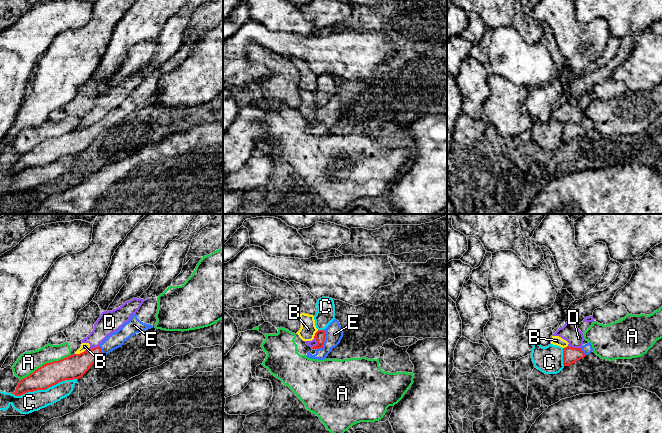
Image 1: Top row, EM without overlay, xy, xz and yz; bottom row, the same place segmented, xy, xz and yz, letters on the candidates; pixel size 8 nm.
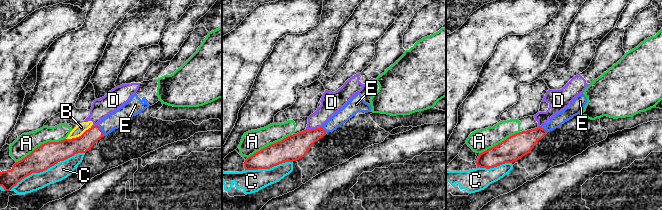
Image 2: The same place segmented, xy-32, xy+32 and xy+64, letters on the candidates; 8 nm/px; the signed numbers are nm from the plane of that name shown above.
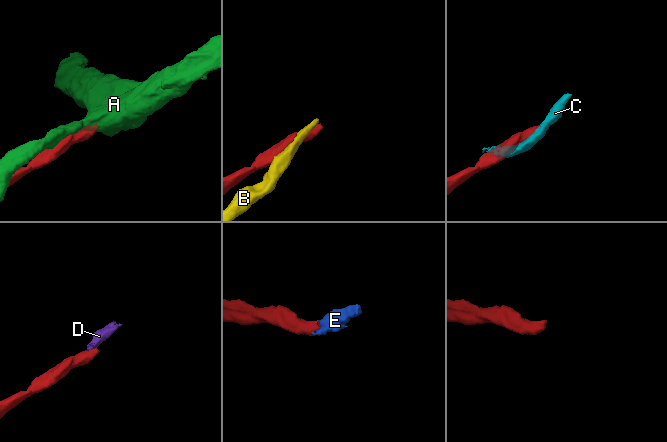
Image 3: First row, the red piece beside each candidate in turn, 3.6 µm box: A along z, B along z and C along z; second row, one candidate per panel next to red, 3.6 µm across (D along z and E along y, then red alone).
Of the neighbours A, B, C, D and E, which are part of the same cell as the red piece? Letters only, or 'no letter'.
E

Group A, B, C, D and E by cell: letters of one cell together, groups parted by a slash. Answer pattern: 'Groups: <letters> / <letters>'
Groups: A / B D / C / E

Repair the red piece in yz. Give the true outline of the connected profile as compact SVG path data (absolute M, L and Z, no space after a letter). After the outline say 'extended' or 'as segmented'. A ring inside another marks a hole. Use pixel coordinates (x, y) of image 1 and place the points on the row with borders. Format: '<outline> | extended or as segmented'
M591 343L583 345L581 348L567 346L563 348L563 365L569 366L576 361L584 358L593 351Z | extended

